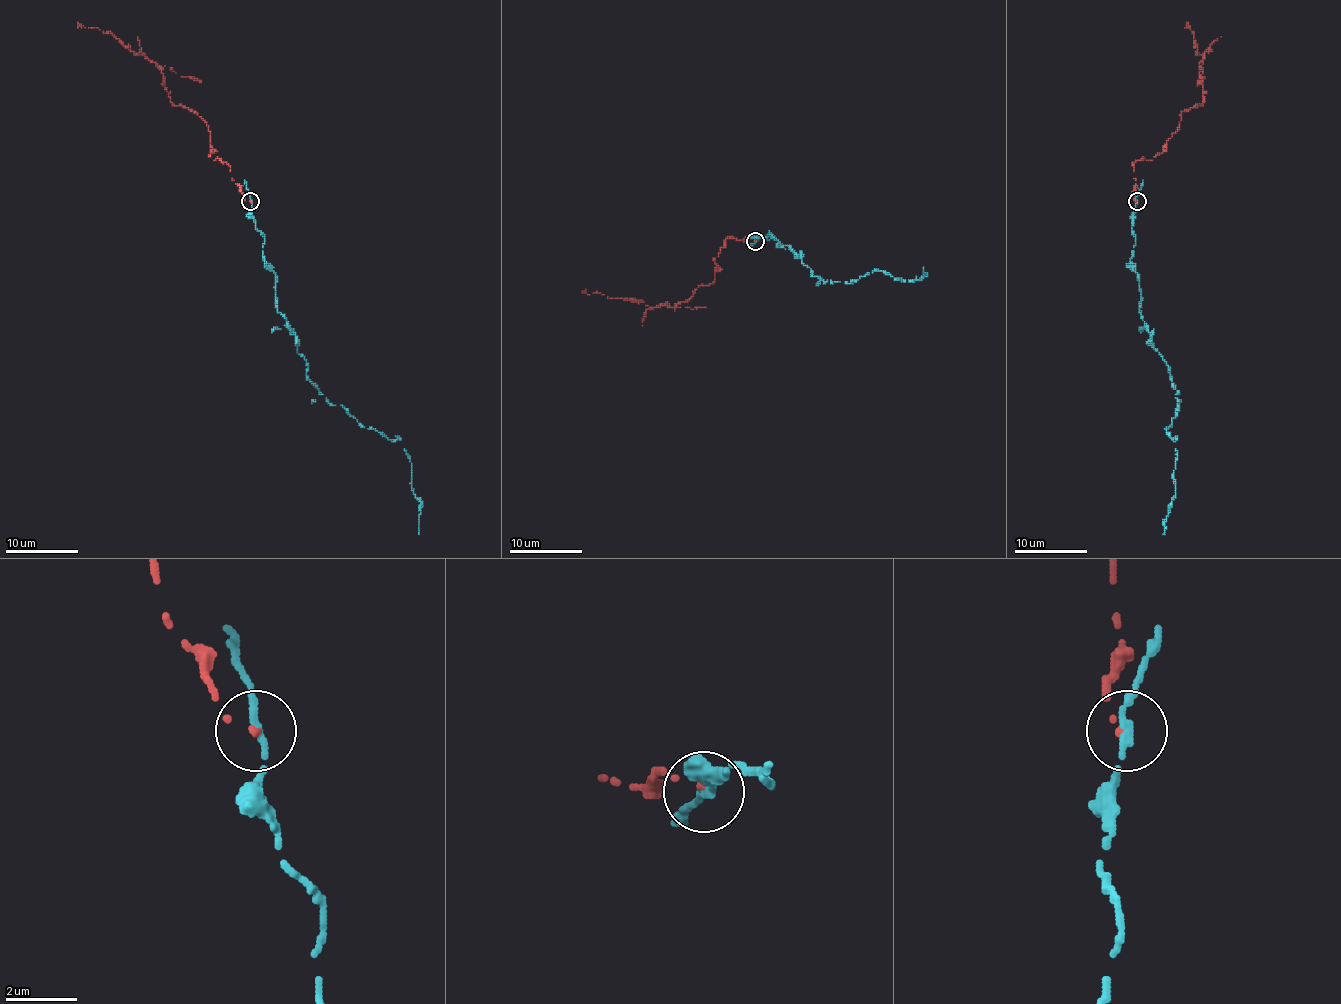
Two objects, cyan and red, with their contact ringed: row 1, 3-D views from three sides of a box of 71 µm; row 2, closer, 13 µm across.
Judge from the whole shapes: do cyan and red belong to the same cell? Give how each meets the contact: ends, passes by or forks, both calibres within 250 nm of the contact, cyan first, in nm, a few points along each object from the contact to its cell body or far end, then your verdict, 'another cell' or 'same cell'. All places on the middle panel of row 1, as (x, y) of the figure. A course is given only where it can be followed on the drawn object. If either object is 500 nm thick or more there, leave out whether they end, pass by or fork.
cyan passes by | red ends | 200/160 nm | cyan via (754, 242), (771, 234), (823, 282), (851, 283), (874, 271), (916, 280), (923, 267) | red via (754, 240), (727, 238), (715, 260), (715, 280), (675, 307), (665, 303), (649, 307), (582, 291) | another cell

